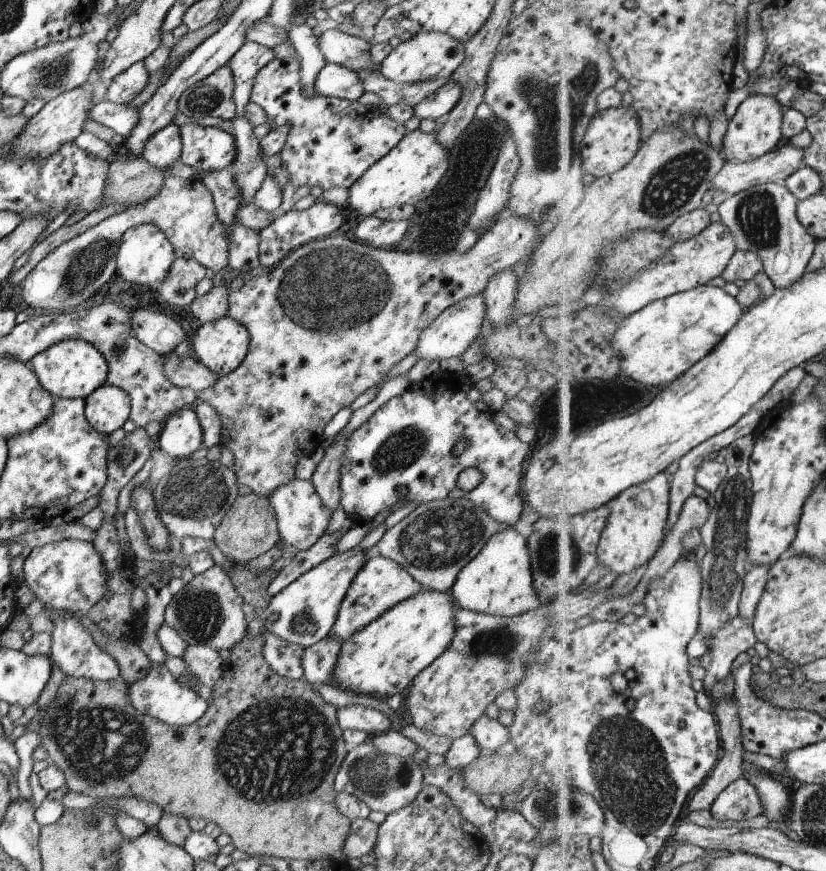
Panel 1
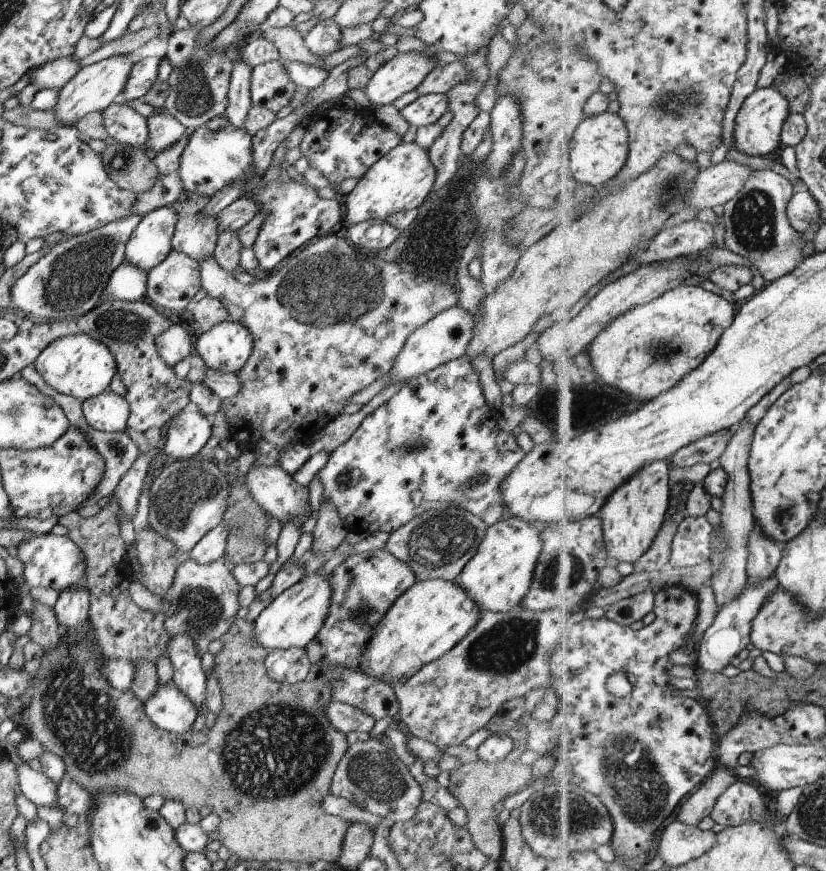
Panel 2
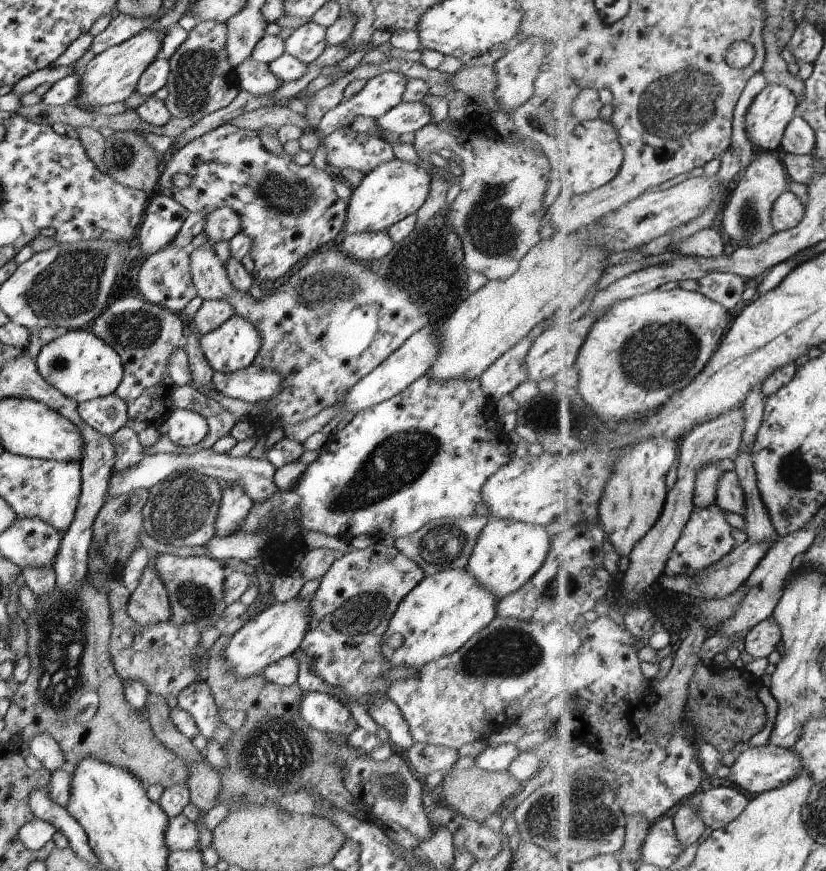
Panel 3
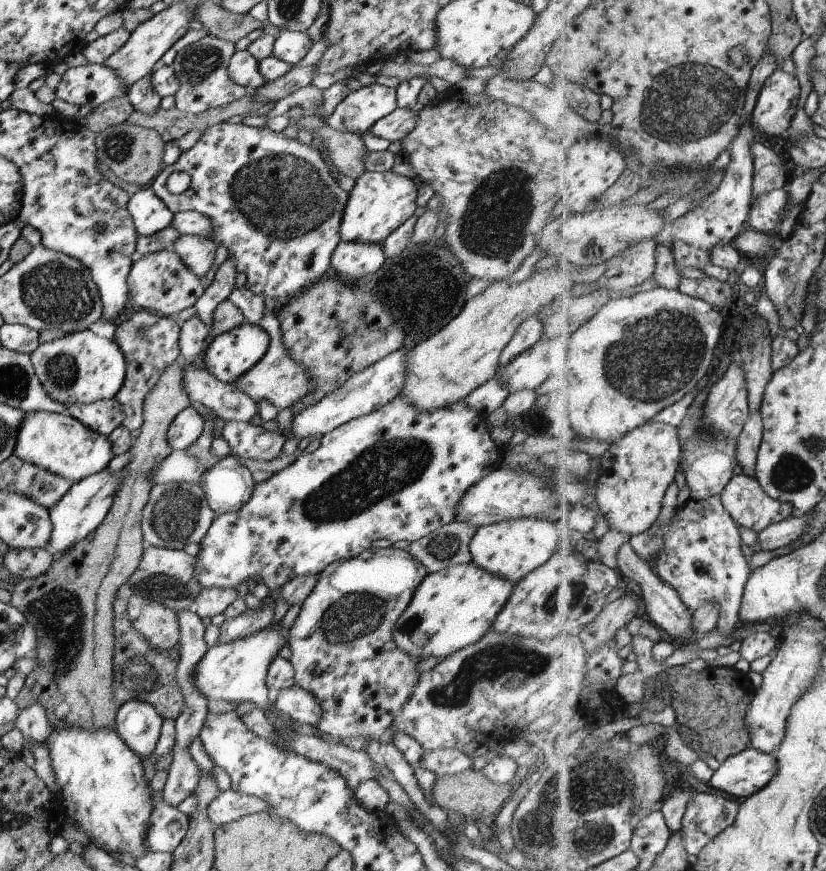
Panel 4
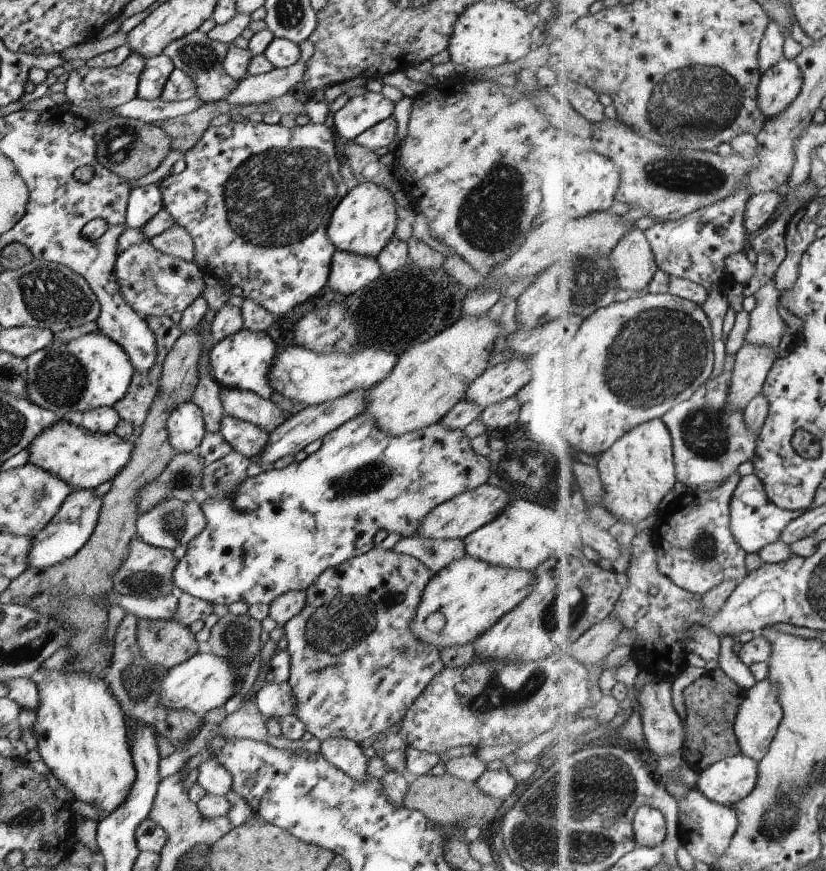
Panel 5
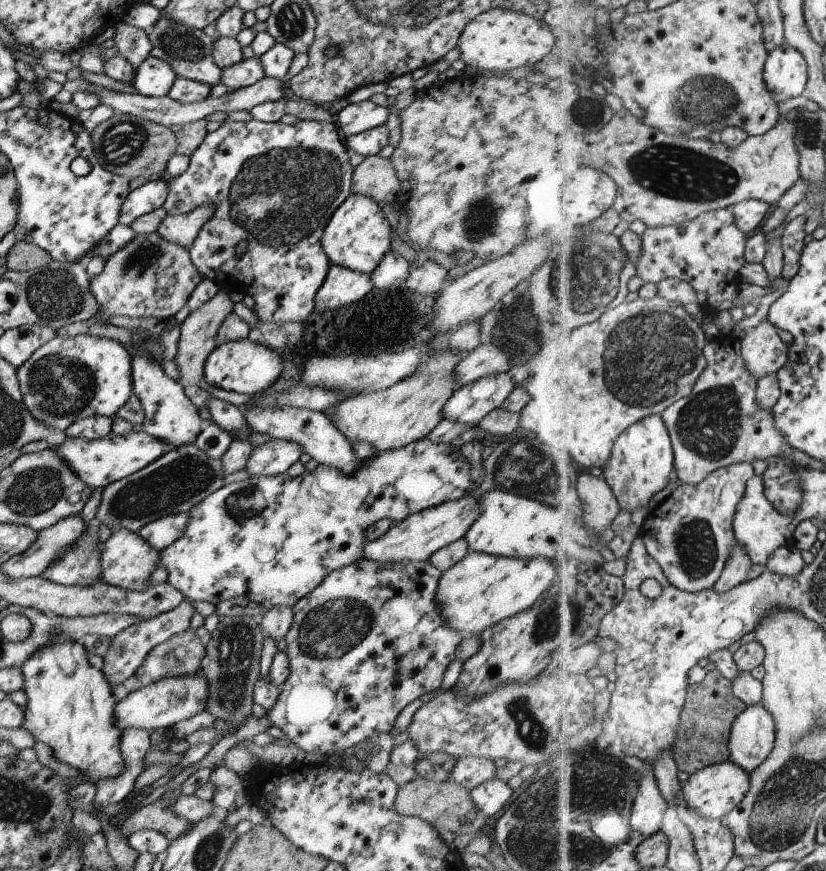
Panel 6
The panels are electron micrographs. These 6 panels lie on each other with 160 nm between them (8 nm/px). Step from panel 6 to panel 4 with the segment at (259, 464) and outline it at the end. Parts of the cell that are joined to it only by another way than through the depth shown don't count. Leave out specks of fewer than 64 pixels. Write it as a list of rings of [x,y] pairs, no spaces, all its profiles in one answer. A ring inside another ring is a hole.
[[[400,347],[398,350],[387,354],[378,362],[367,369],[353,374],[339,388],[335,388],[330,394],[325,394],[321,400],[312,406],[299,410],[299,414],[292,414],[291,430],[283,430],[280,433],[283,438],[296,438],[298,440],[315,435],[315,438],[334,430],[337,426],[351,421],[352,419],[369,415],[371,412],[382,408],[391,400],[394,400],[403,388],[405,382],[405,358],[407,350]]]

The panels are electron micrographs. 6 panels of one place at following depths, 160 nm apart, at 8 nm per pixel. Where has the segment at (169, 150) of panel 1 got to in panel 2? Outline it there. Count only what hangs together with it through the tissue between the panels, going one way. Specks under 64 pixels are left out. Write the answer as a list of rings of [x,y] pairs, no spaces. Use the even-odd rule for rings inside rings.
[[[167,112],[146,118],[146,123],[148,135],[144,149],[150,154],[149,156],[175,145],[187,130]]]

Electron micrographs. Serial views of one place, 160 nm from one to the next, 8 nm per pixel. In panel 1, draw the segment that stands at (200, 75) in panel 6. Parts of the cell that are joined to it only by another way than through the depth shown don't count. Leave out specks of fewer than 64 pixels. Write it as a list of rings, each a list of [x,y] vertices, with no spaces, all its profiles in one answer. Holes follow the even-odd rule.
[[[223,65],[203,80],[189,85],[178,96],[178,111],[195,120],[211,116],[231,121],[235,112],[233,87],[232,72],[227,65]]]

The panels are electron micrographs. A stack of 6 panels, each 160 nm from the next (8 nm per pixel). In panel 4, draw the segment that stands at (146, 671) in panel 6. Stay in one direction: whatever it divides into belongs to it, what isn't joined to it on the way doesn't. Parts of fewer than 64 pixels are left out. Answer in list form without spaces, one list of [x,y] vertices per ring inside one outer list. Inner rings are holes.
[[[131,595],[126,600],[126,612],[131,626],[147,641],[149,648],[167,652],[178,646],[178,622],[173,610]]]

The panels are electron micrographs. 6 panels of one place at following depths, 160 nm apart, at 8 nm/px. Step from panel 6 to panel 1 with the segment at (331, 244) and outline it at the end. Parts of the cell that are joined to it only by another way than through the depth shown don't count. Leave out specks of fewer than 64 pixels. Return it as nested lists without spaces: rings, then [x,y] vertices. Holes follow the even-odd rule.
[[[419,129],[406,131],[403,138],[385,156],[374,162],[365,172],[348,188],[346,202],[357,214],[369,217],[377,211],[400,207],[401,205],[414,205],[437,186],[447,170],[449,150],[444,149],[436,141],[434,131],[428,133]]]

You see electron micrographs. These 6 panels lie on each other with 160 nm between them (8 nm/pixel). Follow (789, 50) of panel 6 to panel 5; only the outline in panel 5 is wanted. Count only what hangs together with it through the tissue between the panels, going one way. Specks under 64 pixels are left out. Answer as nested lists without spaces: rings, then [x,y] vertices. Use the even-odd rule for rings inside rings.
[[[782,59],[779,64],[775,64],[762,75],[762,82],[759,86],[759,106],[767,112],[767,116],[770,118],[782,114],[783,110],[786,110],[787,106],[791,106],[799,94],[802,94],[803,84],[804,75],[796,60]]]

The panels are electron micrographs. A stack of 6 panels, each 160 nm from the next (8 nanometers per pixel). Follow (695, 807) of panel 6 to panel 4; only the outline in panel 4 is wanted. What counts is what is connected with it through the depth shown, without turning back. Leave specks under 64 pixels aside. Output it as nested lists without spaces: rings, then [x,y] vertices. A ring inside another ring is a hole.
[[[750,746],[726,759],[711,773],[708,783],[735,798],[747,798],[765,788],[778,771],[775,754]]]

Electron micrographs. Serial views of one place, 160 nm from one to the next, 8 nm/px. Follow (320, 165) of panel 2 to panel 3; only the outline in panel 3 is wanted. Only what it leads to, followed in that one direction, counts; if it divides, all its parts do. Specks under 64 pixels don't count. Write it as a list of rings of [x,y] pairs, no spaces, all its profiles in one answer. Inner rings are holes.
[[[350,128],[335,130],[319,140],[325,148],[328,169],[336,168],[337,172],[348,169],[365,175],[394,158],[391,146],[381,137],[357,134]]]

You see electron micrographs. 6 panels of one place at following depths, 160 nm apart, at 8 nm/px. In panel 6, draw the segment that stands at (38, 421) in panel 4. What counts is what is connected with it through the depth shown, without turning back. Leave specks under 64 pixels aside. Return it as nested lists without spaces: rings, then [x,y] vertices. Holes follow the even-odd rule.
[[[144,431],[129,432],[126,436],[107,434],[97,440],[79,440],[67,437],[59,446],[53,447],[53,452],[81,478],[81,482],[91,489],[104,488],[121,478],[130,476],[142,470],[153,460],[163,456],[162,451],[167,442],[151,437]]]

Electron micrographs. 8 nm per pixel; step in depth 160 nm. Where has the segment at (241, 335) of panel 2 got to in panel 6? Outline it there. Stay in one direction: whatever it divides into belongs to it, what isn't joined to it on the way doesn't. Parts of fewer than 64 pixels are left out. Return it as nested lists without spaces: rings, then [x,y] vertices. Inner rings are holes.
[[[247,338],[237,342],[225,342],[209,354],[203,368],[203,380],[210,387],[237,394],[260,394],[270,388],[283,368],[278,352],[273,352],[261,344],[249,342]]]

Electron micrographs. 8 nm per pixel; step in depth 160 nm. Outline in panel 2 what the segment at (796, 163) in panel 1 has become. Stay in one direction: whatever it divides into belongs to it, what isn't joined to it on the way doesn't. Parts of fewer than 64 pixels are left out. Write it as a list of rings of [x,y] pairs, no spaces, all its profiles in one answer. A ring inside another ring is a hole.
[[[723,160],[710,166],[699,173],[689,205],[698,210],[724,205],[741,192],[753,173],[751,166],[741,162]]]

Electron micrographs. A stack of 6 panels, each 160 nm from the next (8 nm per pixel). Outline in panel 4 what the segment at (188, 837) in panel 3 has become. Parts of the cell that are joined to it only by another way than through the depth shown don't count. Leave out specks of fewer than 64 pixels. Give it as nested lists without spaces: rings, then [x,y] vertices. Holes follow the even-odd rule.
[[[151,792],[151,814],[149,824],[145,830],[145,848],[151,853],[171,853],[179,845],[188,828],[189,817],[183,814],[177,807],[172,807],[161,798],[160,792]]]

